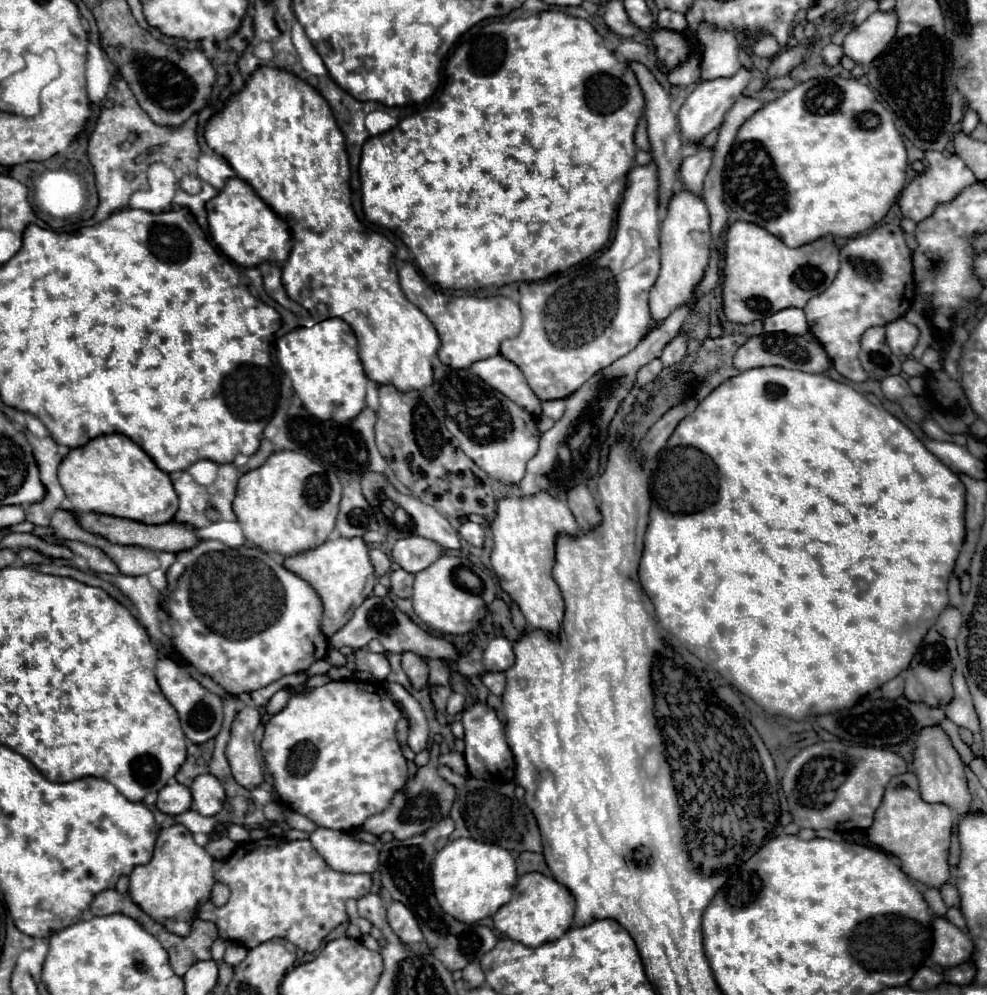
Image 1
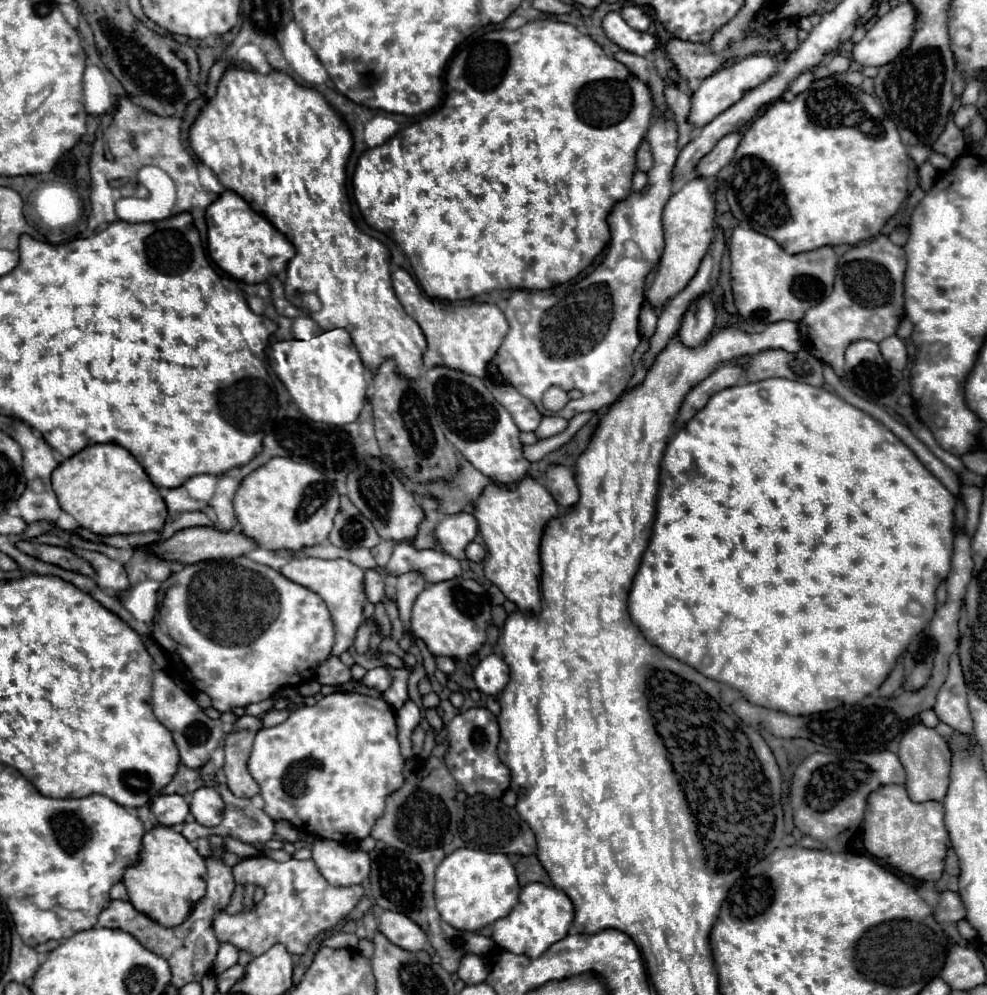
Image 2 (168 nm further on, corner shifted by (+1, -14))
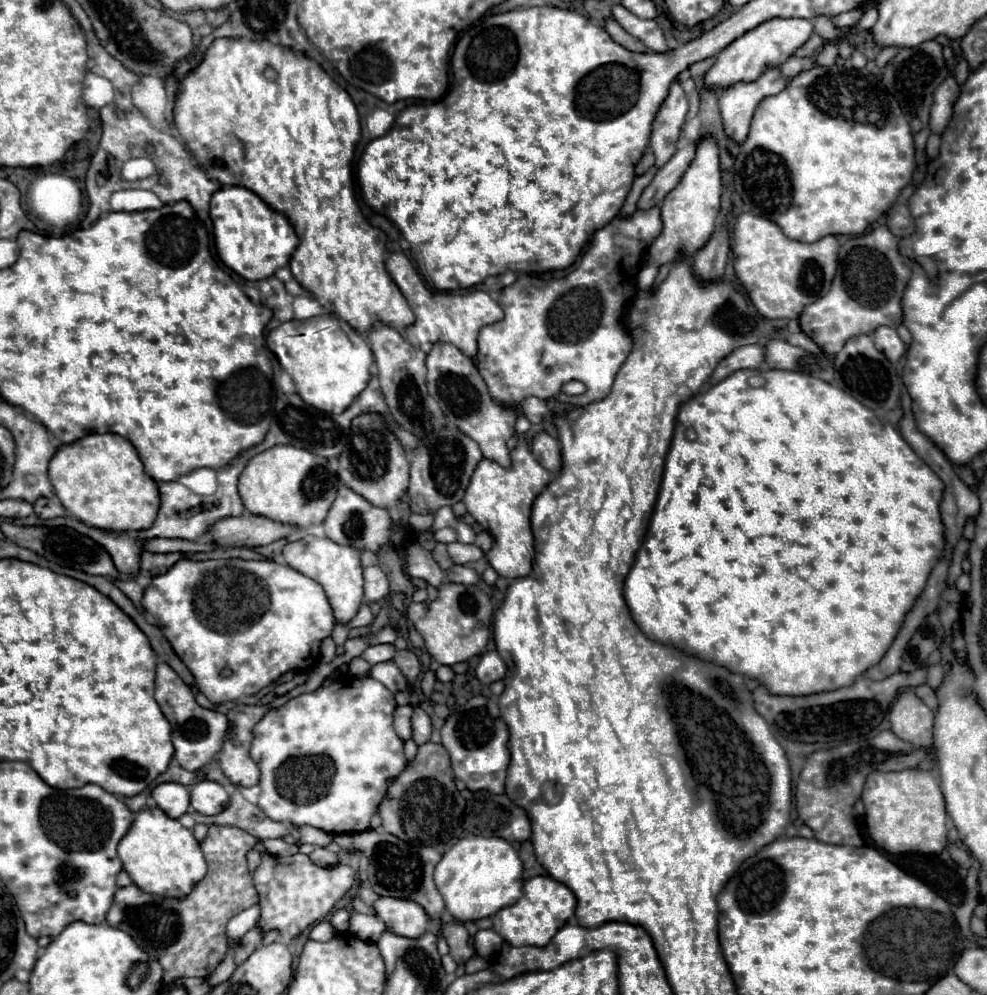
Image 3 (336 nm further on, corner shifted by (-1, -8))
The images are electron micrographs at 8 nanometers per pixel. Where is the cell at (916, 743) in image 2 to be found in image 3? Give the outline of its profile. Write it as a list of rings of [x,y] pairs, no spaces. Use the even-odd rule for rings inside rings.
[[[913,690],[901,692],[895,700],[895,708],[889,712],[891,730],[901,740],[915,744],[917,748],[933,748],[933,722],[935,714],[913,694]]]

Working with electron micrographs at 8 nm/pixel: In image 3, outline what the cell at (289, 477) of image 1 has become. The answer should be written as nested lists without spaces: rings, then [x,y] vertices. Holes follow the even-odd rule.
[[[273,446],[249,460],[245,470],[239,476],[239,496],[243,500],[243,506],[247,512],[255,516],[267,516],[269,520],[289,524],[295,528],[309,528],[313,524],[321,524],[335,500],[337,492],[337,474],[331,470],[331,464],[313,452],[307,452],[303,448],[295,446]]]

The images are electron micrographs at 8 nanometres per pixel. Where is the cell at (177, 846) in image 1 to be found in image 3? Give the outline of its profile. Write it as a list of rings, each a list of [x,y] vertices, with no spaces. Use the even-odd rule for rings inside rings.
[[[145,808],[137,812],[117,850],[123,870],[129,874],[133,884],[153,896],[185,898],[207,872],[203,852],[199,850],[199,842],[193,832],[183,828],[179,820],[169,818],[161,808]]]

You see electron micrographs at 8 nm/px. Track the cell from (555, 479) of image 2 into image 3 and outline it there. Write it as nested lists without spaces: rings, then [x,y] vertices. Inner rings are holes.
[[[541,432],[533,438],[531,448],[533,448],[533,456],[539,460],[539,464],[543,464],[543,468],[547,468],[551,474],[561,472],[563,456],[561,456],[561,446],[555,438]]]

